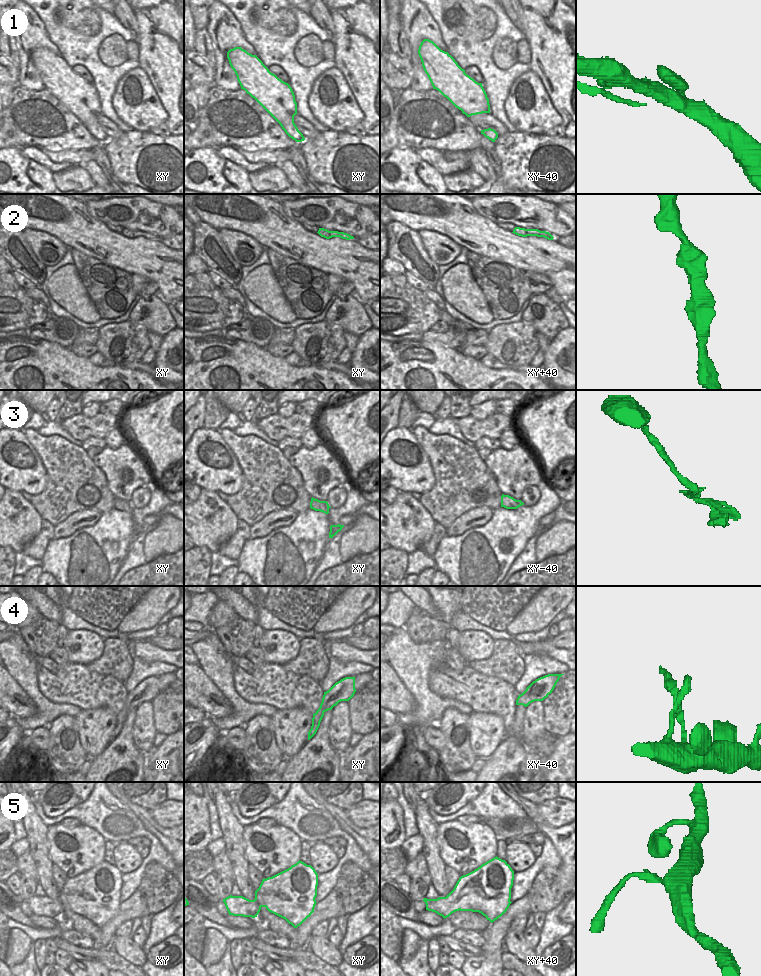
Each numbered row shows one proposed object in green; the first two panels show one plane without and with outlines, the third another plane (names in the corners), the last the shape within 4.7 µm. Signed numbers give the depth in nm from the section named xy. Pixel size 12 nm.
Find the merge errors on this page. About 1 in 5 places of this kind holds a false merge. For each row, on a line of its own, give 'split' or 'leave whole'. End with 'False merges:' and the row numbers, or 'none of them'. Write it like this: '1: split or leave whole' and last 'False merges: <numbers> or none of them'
1: leave whole
2: leave whole
3: leave whole
4: split
5: split
False merges: 4, 5

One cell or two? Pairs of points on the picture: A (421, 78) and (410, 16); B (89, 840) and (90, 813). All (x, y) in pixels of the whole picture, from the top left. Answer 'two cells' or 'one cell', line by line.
A: one cell
B: two cells

